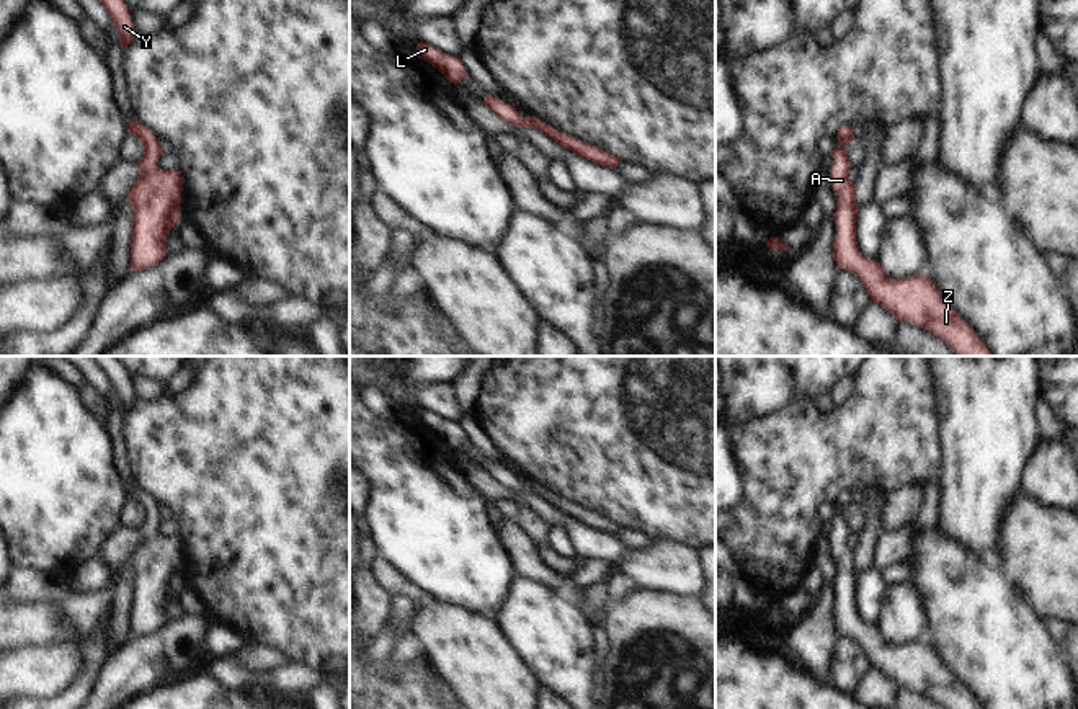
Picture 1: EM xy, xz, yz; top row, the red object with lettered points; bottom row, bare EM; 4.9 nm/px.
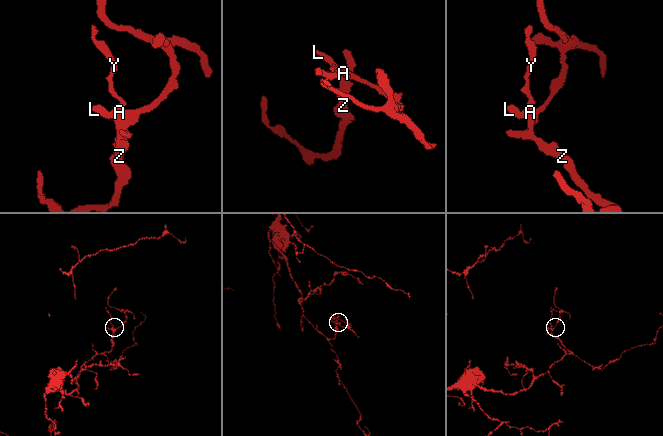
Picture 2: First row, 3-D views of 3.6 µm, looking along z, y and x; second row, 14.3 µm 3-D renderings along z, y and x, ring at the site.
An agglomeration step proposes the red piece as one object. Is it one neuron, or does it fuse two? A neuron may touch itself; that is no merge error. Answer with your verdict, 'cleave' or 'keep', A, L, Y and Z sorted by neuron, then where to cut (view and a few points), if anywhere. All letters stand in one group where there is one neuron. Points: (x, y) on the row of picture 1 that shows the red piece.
keep; groups A L Y Z; cut none

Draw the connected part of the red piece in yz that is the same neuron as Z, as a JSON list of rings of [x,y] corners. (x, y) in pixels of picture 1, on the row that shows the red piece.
[[[843,126],[836,136],[840,147],[830,170],[836,196],[836,237],[833,258],[840,270],[856,273],[871,301],[889,310],[898,322],[910,322],[944,340],[957,356],[991,356],[977,332],[944,301],[934,281],[924,273],[906,279],[890,279],[877,260],[867,260],[856,242],[856,185],[849,181],[851,162],[844,145],[854,139],[853,126]]]

